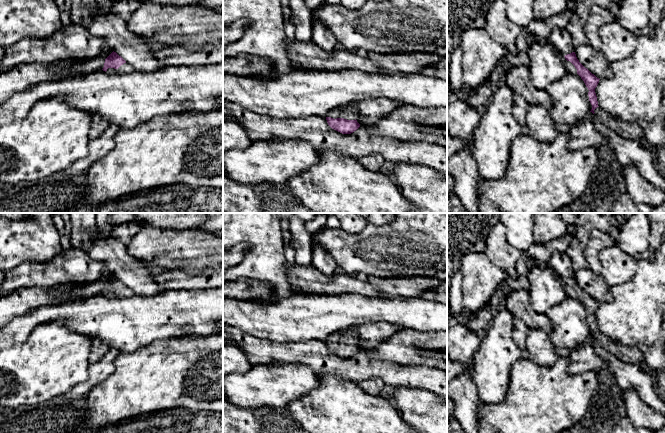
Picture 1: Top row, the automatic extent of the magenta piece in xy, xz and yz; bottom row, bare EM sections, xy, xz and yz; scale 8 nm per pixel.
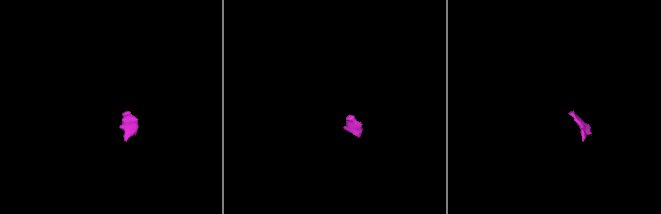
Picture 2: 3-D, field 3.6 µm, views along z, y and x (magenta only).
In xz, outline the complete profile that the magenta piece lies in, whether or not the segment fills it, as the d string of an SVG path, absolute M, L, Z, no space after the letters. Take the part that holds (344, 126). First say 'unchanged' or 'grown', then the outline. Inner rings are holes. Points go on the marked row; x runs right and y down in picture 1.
grown; M354 101L332 109L327 113L328 125L342 134L353 133L360 127L356 120L358 105L359 102Z

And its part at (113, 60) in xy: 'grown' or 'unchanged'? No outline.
grown

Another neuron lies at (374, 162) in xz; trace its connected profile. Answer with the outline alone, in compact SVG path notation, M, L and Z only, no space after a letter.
M379 154L360 157L358 158L358 161L364 168L371 171L379 171L382 165L386 162L386 160Z

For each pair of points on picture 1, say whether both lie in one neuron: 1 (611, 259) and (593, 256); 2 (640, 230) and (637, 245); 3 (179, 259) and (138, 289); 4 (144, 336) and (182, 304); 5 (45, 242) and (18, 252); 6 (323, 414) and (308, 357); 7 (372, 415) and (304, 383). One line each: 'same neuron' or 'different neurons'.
1: different neurons
2: same neuron
3: different neurons
4: same neuron
5: same neuron
6: different neurons
7: different neurons

